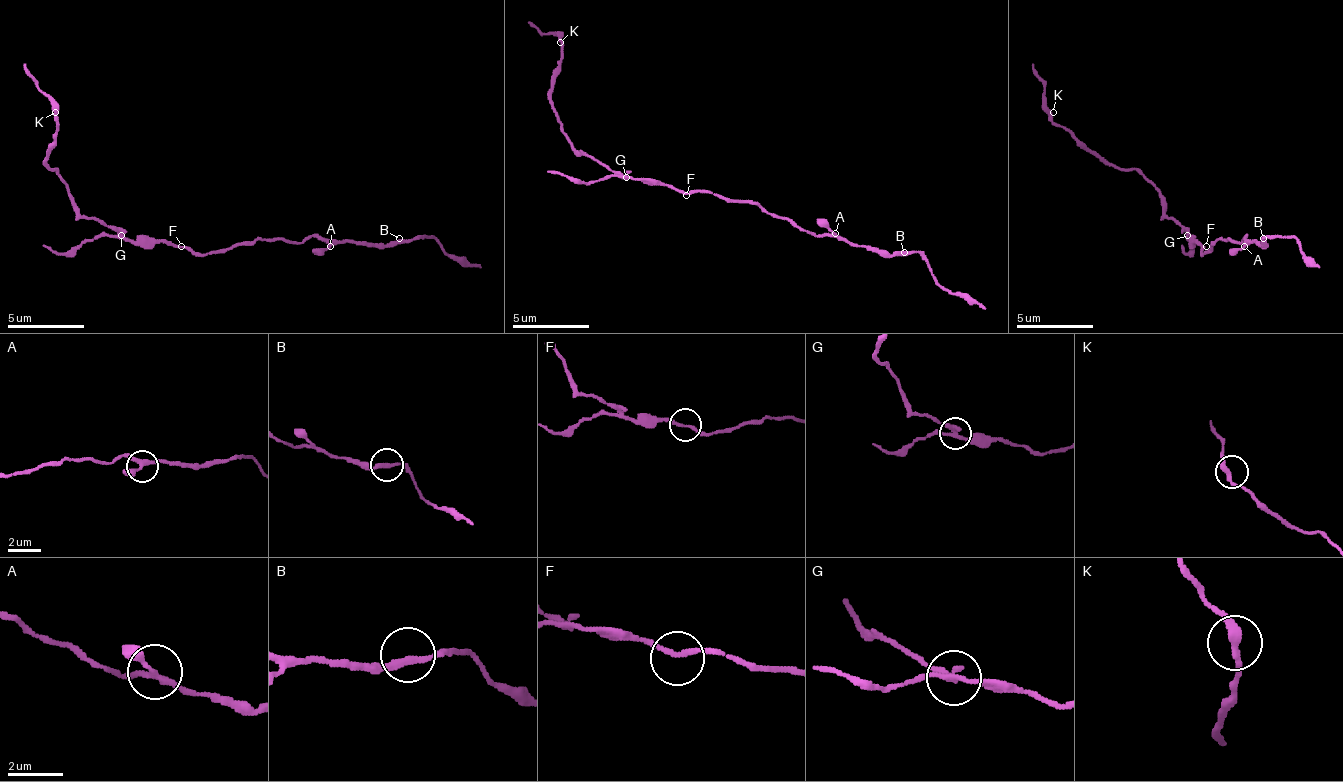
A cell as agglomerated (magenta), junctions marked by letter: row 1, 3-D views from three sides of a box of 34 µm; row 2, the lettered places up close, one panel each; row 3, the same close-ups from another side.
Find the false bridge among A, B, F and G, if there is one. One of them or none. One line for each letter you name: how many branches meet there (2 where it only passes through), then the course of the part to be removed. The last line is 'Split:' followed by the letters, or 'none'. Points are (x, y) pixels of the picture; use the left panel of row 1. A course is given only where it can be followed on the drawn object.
G: 3 | (120, 234), (82, 215), (74, 196), (55, 173), (48, 158), (55, 120), (51, 101), (25, 62)
Split: G

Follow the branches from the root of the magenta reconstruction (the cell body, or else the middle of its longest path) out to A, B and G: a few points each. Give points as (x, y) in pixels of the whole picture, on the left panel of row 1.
A: (181, 246), (208, 253), (250, 246), (258, 238), (284, 238), (288, 242), (323, 238), (330, 246)
B: (181, 246), (208, 253), (250, 246), (258, 238), (284, 238), (288, 242), (307, 238), (395, 242), (399, 238)
G: (181, 246), (170, 246), (162, 238), (128, 238), (120, 234)

